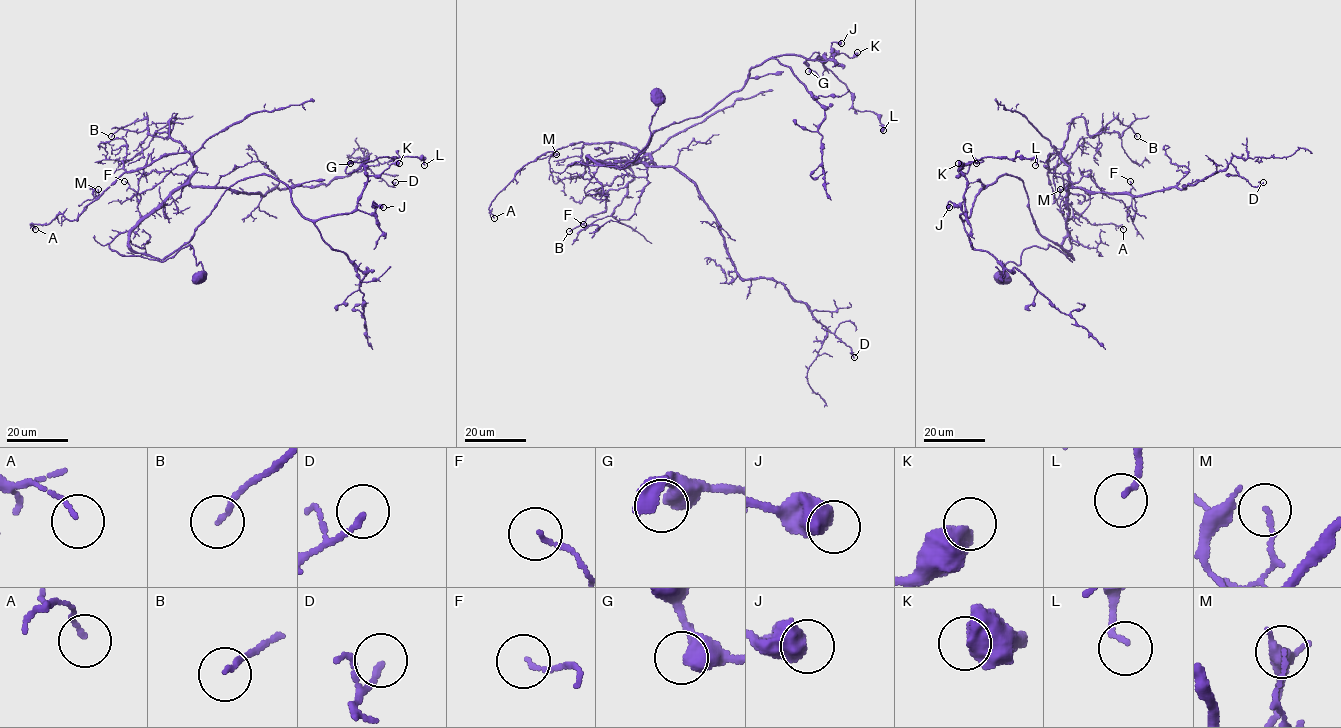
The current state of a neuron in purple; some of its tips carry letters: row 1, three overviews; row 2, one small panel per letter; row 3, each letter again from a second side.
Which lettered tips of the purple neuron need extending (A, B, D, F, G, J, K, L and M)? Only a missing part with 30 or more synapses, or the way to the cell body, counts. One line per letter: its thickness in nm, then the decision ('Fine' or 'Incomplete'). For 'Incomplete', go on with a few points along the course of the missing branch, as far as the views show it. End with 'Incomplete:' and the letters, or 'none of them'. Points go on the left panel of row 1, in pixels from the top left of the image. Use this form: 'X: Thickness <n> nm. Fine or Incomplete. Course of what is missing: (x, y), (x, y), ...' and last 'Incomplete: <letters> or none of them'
A: Thickness 120 nm. Fine
B: Thickness 130 nm. Fine
D: Thickness 160 nm. Fine
F: Thickness 110 nm. Fine
G: Thickness 420 nm. Fine
J: Thickness 700 nm. Fine
K: Thickness 650 nm. Fine
L: Thickness 130 nm. Fine
M: Thickness 120 nm. Fine
Incomplete: none of them

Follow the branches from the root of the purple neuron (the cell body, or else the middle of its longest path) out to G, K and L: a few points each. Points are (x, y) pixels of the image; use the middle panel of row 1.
G: (658, 95), (631, 161), (568, 165), (623, 168), (771, 58), (825, 57), (821, 78), (808, 71)
K: (658, 95), (631, 161), (568, 165), (623, 168), (771, 58), (857, 52)
L: (658, 95), (631, 161), (568, 165), (623, 168), (783, 55), (824, 55), (883, 130)

